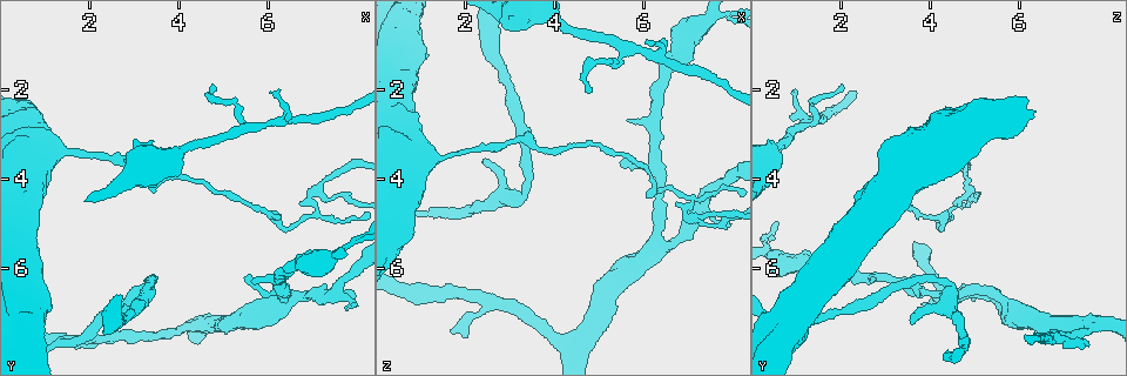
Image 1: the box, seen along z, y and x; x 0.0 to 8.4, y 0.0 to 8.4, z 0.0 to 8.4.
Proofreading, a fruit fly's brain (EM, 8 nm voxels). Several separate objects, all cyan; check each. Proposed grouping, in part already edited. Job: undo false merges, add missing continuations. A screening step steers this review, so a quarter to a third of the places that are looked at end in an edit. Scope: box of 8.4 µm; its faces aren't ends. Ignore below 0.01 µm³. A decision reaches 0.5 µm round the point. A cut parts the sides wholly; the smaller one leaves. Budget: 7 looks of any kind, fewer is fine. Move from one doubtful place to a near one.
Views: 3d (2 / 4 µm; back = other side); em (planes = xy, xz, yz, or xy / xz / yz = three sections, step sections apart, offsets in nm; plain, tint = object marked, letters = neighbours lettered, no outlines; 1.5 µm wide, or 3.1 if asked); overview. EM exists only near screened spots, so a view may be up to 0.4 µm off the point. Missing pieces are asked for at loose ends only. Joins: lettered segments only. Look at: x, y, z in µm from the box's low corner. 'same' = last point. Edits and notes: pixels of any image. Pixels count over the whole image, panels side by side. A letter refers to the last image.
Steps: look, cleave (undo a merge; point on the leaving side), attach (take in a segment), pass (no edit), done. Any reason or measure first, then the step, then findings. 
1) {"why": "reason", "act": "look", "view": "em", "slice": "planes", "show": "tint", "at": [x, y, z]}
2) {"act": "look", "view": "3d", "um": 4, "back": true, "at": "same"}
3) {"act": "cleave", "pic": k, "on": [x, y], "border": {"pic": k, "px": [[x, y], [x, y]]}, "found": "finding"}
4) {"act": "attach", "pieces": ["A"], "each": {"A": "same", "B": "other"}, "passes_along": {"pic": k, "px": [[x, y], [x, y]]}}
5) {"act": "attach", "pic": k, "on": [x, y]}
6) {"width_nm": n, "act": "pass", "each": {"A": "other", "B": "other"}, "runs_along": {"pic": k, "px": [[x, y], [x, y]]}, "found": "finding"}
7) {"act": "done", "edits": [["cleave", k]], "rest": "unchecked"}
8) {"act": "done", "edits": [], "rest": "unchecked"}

{"act": "look", "view": "em", "slice": "planes", "show": "letters", "at": [5.55, 6.15, 3.60]}

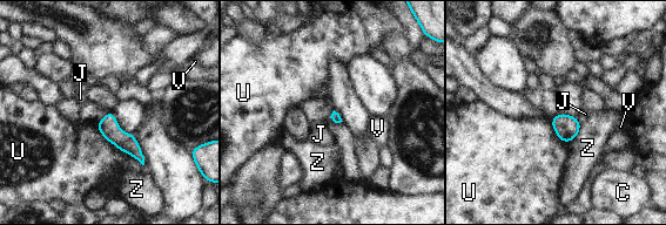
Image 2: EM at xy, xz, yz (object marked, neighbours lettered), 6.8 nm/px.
{"act": "pass", "each": {"C": "other", "J": "other", "U": "other", "V": "other", "Z": "other"}, "runs_along": {"pic": 2, "px": [[109, 115], [109, 127], [141, 158]]}, "found": "none of them fits"}

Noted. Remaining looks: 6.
{"why": "an open end", "act": "look", "view": "em", "slice": "yz", "step": 4, "show": "plain", "at": [4.75, 1.85, 2.00]}

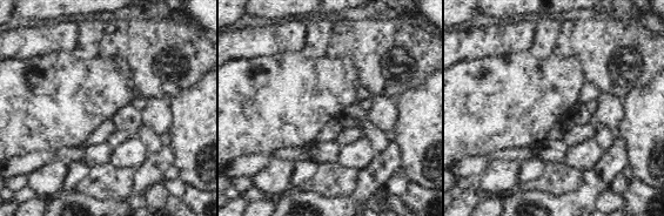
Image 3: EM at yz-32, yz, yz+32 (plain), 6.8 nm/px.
{"why": "what lies round it", "act": "look", "view": "em", "slice": "yz", "step": 4, "show": "letters", "at": "same"}

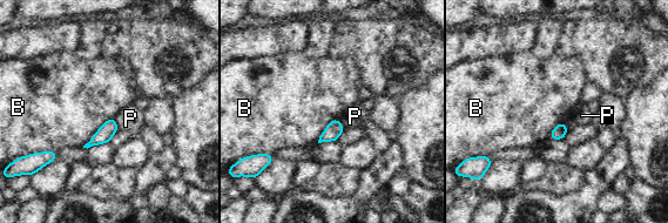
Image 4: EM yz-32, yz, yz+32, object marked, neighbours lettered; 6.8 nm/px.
{"longest_contact_nm": ["B", 300], "act": "pass", "each": {"B": "other", "P": "other"}, "border": {"pic": 4, "px": [[114, 117], [109, 117], [82, 146]]}, "found": "no lettered segment goes on from it"}

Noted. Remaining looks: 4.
{"act": "look", "view": "em", "slice": "yz", "step": 4, "show": "tint", "at": [0.90, 4.15, 2.55]}

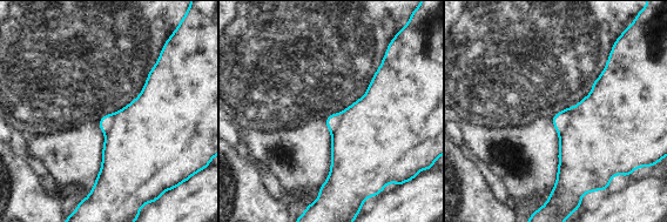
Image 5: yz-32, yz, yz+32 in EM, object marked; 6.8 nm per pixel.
{"act": "look", "view": "em", "slice": "planes", "show": "letters", "at": "same"}

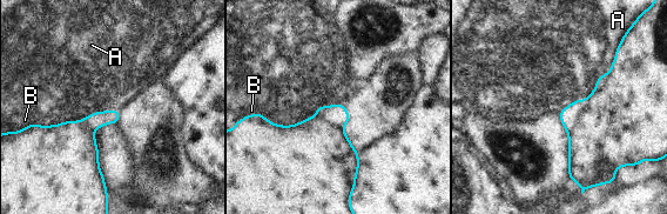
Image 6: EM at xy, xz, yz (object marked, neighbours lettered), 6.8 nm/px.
{"longest_contact_nm": ["A", 220], "act": "pass", "each": {"A": "other", "B": "other"}, "found": "none of them fits"}

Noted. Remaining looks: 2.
{"act": "done", "edits": [], "rest": "unchecked"}

